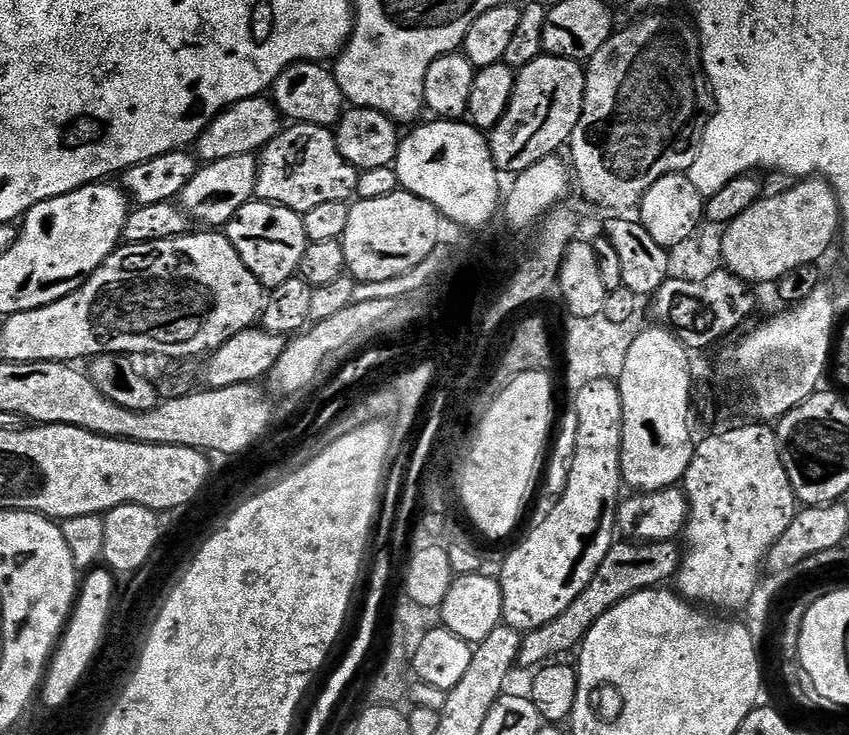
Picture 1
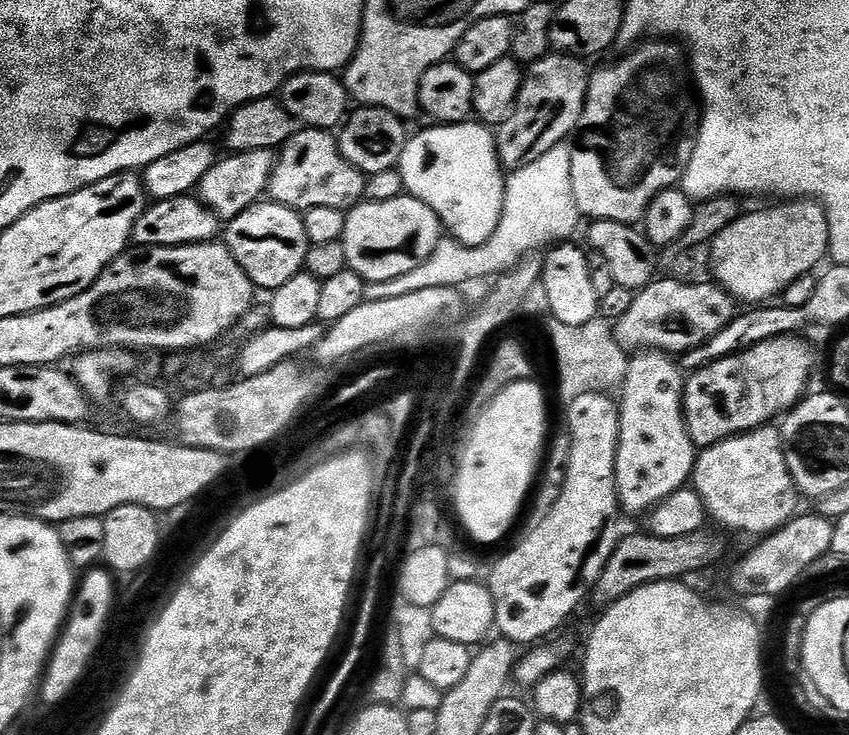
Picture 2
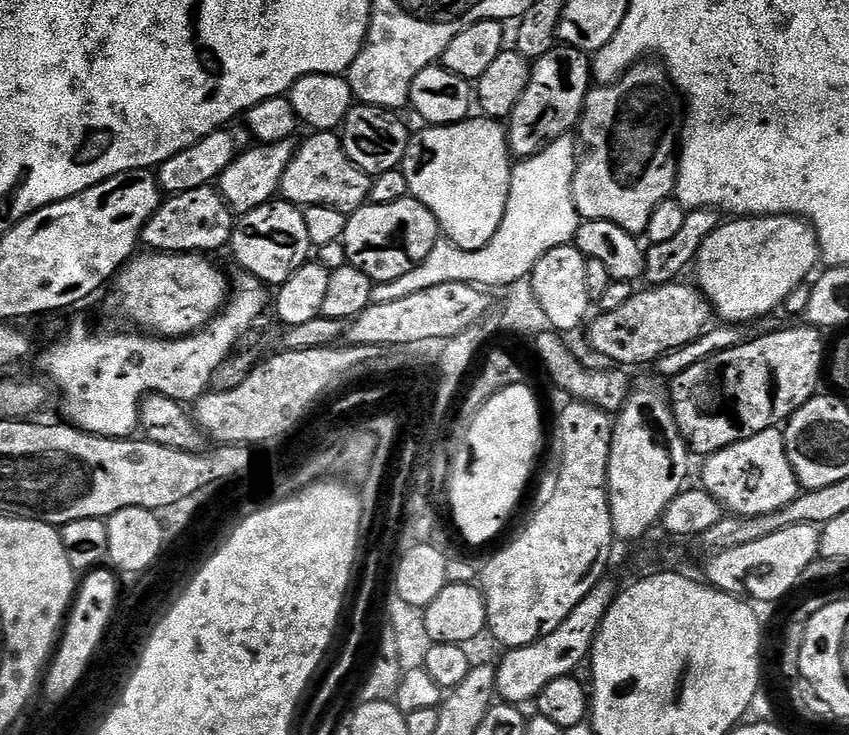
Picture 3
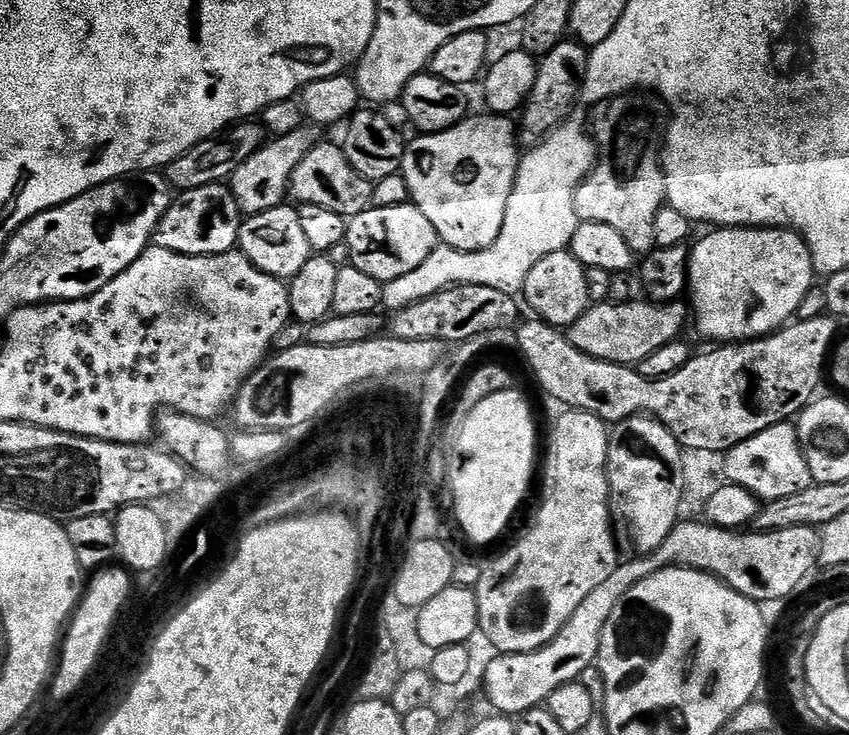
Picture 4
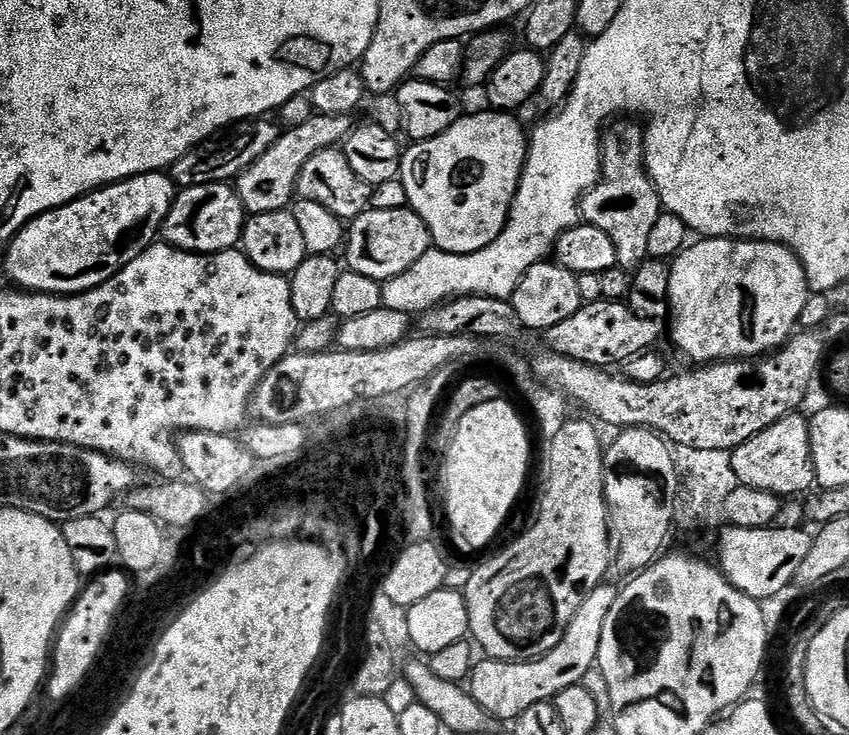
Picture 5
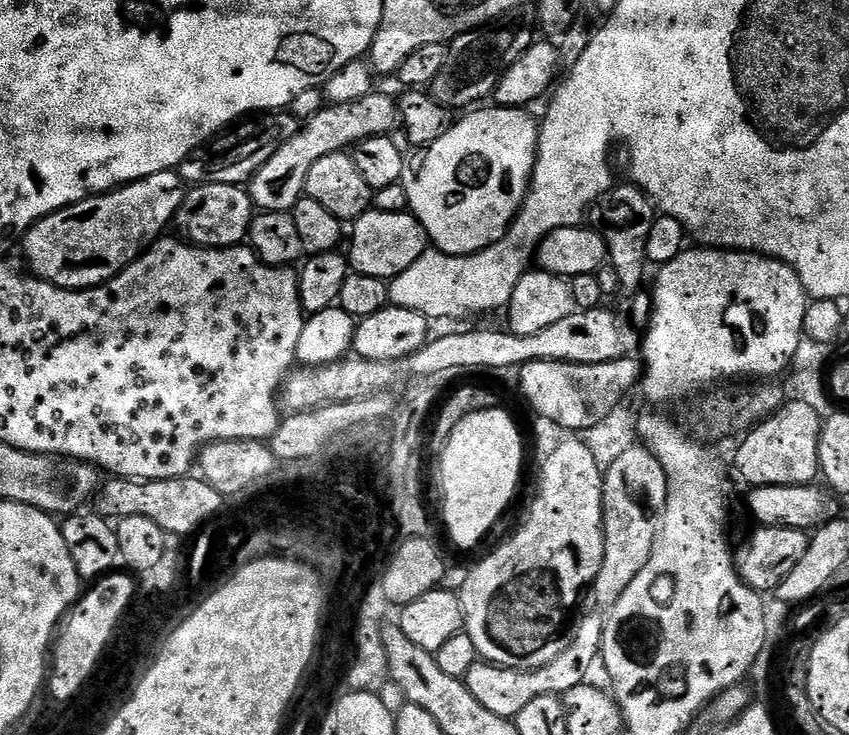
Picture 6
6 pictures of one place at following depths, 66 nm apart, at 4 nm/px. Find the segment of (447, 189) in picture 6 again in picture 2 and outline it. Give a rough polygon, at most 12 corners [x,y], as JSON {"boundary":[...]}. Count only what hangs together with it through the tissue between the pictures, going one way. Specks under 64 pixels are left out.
{"boundary":[[491,127],[407,137],[405,193],[477,248],[502,218],[506,172]]}

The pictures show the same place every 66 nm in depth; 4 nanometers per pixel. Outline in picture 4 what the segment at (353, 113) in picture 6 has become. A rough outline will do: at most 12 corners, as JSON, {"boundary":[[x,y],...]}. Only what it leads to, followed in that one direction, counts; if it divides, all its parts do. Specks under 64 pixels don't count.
{"boundary":[[321,129],[269,139],[230,177],[245,217],[285,203]]}

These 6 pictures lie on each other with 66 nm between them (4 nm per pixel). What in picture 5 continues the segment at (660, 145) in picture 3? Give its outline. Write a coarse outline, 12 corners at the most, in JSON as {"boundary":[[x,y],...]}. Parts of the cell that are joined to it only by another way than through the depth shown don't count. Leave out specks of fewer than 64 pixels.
{"boundary":[[632,118],[603,129],[600,183],[583,223],[614,242],[617,265],[649,259],[662,211]]}

